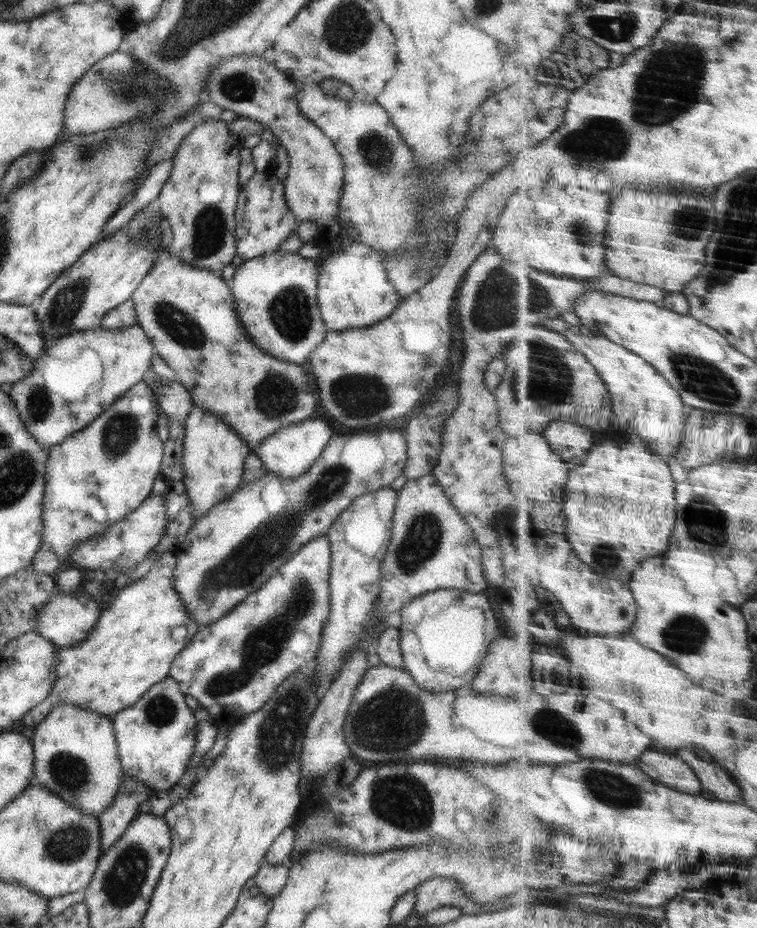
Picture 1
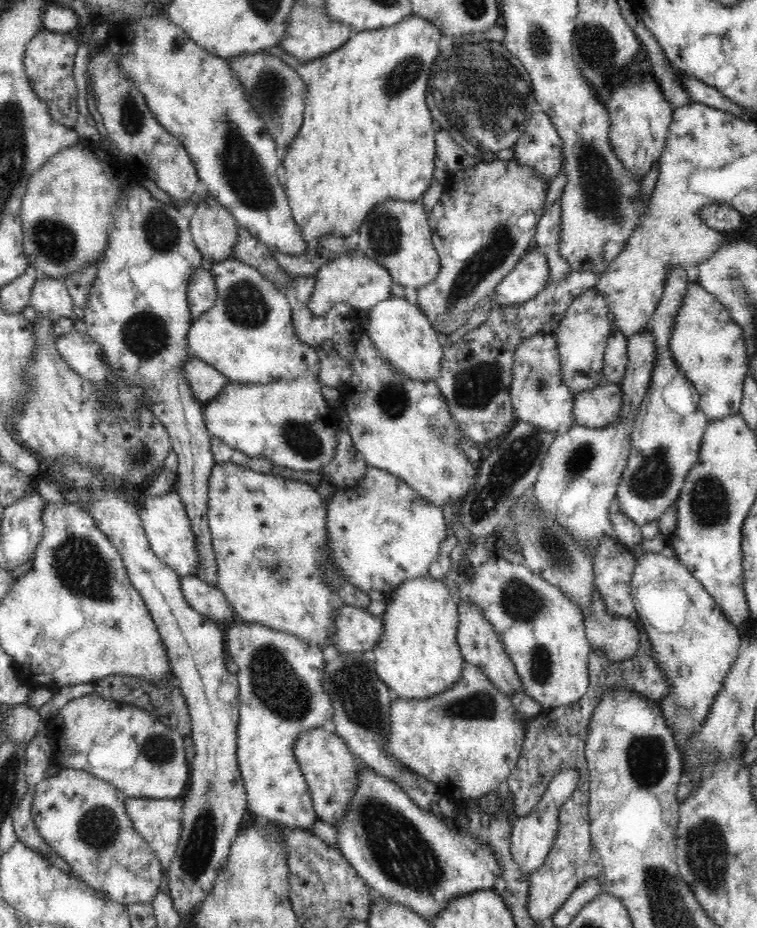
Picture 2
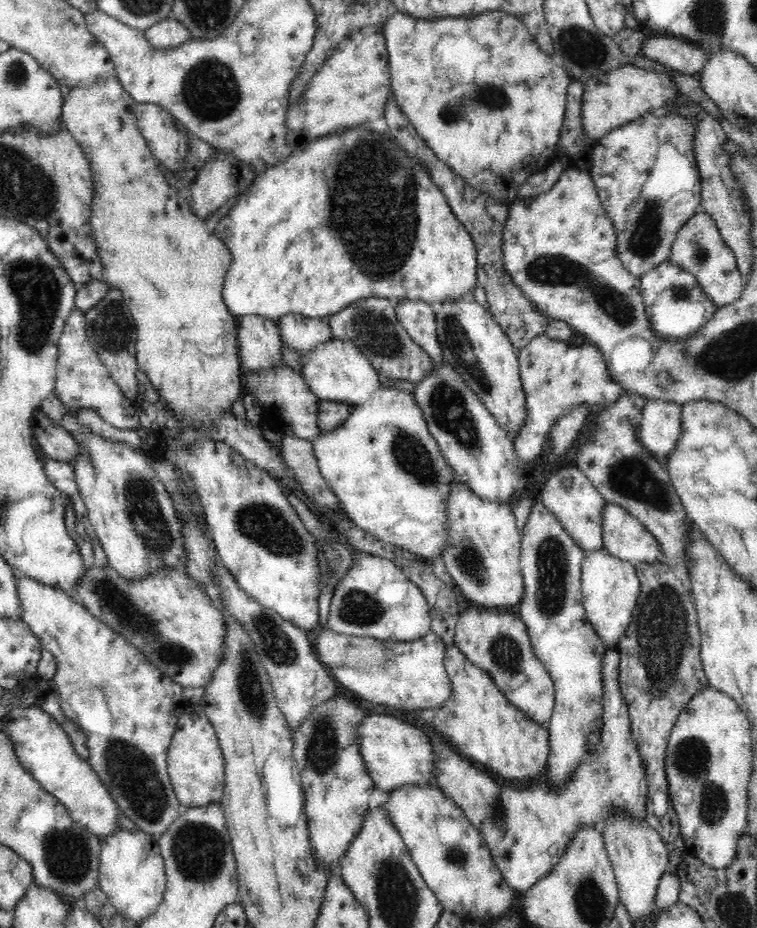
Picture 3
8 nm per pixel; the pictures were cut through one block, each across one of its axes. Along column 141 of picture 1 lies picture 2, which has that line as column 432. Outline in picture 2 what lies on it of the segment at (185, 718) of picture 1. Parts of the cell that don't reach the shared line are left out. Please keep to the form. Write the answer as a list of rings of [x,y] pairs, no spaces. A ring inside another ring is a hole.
[[[465,661],[460,680],[430,698],[396,698],[390,706],[389,756],[436,783],[442,796],[458,803],[503,787],[518,763],[524,744],[522,714],[478,668]]]

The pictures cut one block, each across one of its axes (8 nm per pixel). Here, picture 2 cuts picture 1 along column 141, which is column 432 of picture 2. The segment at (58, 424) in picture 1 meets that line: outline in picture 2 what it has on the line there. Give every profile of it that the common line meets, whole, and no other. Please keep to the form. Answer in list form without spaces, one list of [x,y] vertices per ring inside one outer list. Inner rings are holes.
[[[394,295],[376,303],[376,306],[369,310],[366,332],[380,358],[396,372],[405,374],[412,380],[427,382],[436,380],[436,376],[440,374],[445,353],[442,348],[443,340],[438,338],[436,329],[432,329],[428,317],[418,305]]]

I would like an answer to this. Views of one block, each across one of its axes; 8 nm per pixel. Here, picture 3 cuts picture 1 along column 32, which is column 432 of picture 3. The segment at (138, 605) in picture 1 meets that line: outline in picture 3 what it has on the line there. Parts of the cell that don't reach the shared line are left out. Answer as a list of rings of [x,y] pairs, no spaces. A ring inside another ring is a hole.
[[[455,643],[445,648],[444,664],[452,682],[452,692],[441,707],[417,710],[418,718],[426,724],[432,724],[462,757],[486,766],[486,770],[506,780],[532,782],[543,778],[549,751],[547,727],[540,726],[518,710],[494,679],[486,671],[470,663]]]

